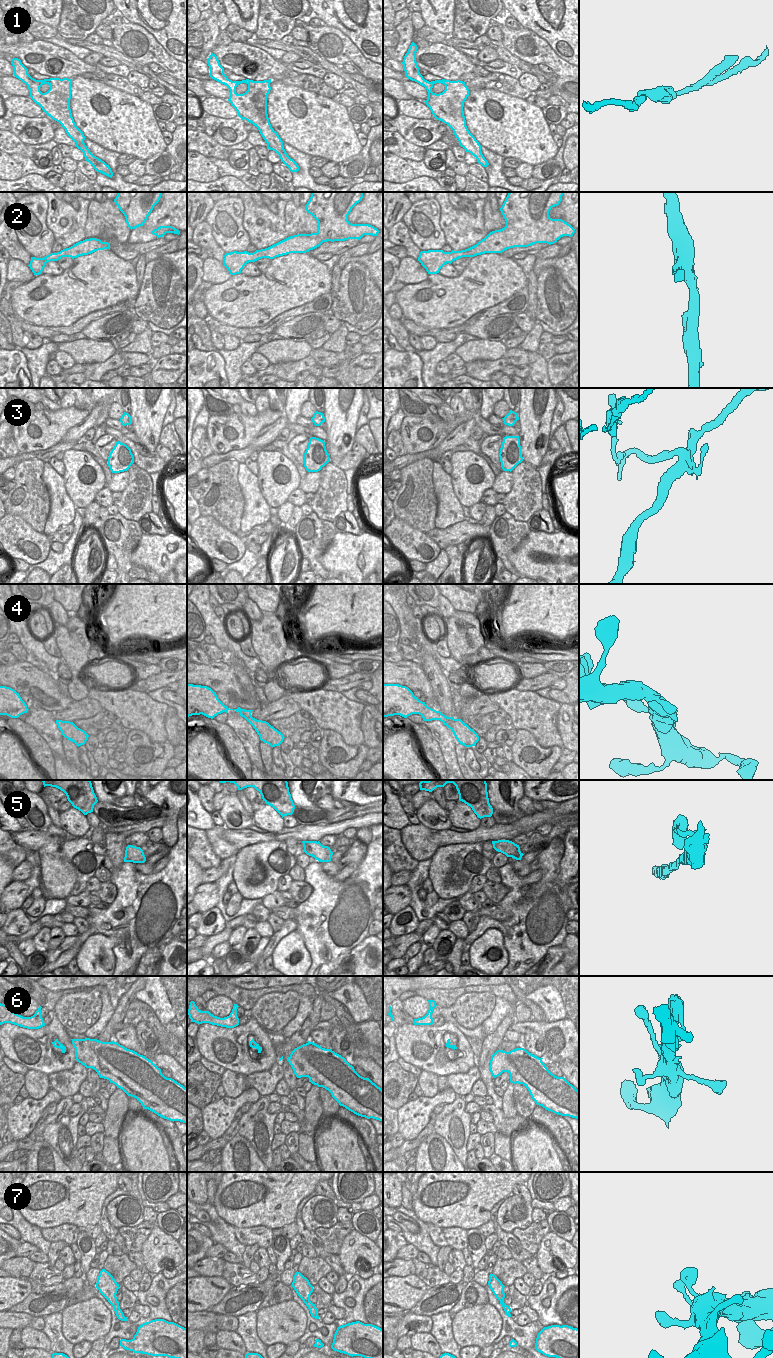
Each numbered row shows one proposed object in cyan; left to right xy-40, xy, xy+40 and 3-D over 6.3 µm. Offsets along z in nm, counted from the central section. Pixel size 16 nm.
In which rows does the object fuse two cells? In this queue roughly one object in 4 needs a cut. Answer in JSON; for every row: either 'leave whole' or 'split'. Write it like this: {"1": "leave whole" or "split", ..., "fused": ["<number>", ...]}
{"1": "leave whole", "2": "leave whole", "3": "split", "4": "leave whole", "5": "leave whole", "6": "leave whole", "7": "leave whole", "fused": ["3"]}

